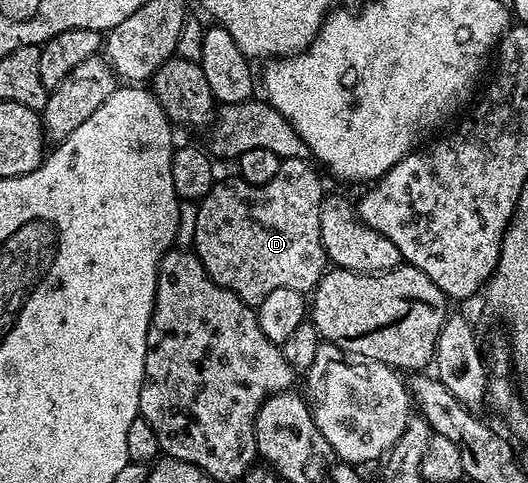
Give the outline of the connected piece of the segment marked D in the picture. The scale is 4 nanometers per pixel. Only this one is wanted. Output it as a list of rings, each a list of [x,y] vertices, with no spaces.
[[[284,158],[277,168],[277,176],[269,184],[254,186],[232,176],[228,182],[216,181],[214,188],[198,199],[193,253],[216,284],[233,292],[247,306],[258,308],[261,300],[276,288],[314,291],[328,269],[329,259],[321,240],[321,204],[325,191],[314,168],[307,158]]]

